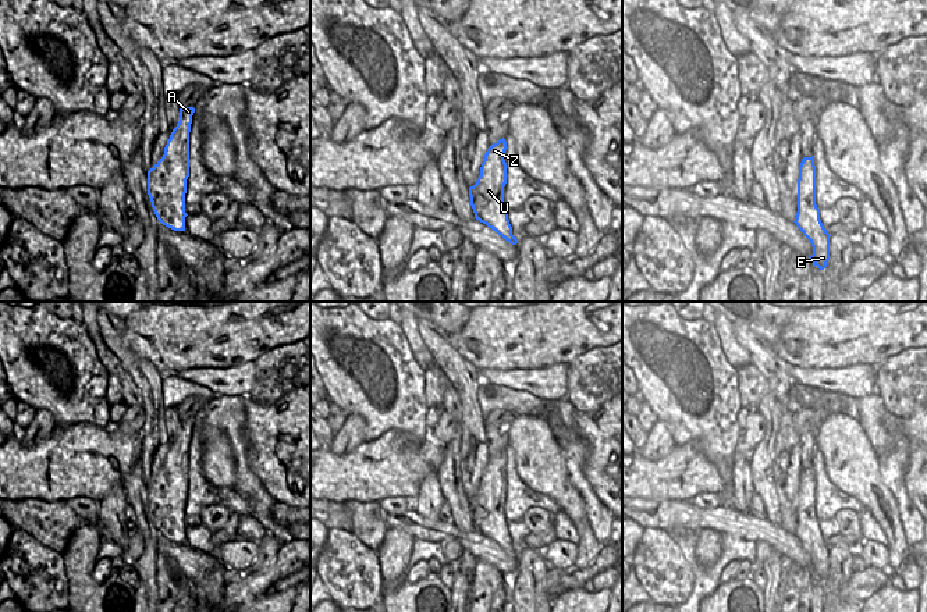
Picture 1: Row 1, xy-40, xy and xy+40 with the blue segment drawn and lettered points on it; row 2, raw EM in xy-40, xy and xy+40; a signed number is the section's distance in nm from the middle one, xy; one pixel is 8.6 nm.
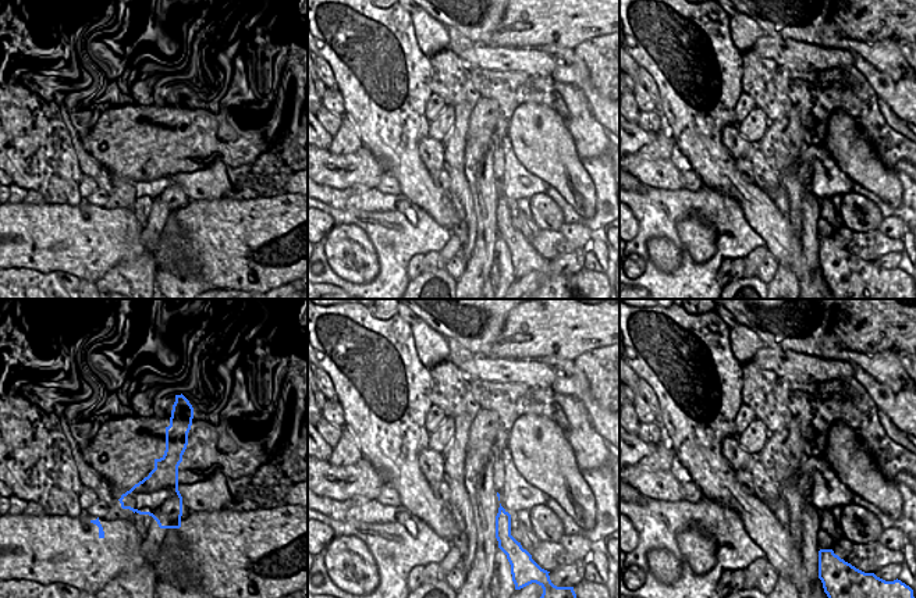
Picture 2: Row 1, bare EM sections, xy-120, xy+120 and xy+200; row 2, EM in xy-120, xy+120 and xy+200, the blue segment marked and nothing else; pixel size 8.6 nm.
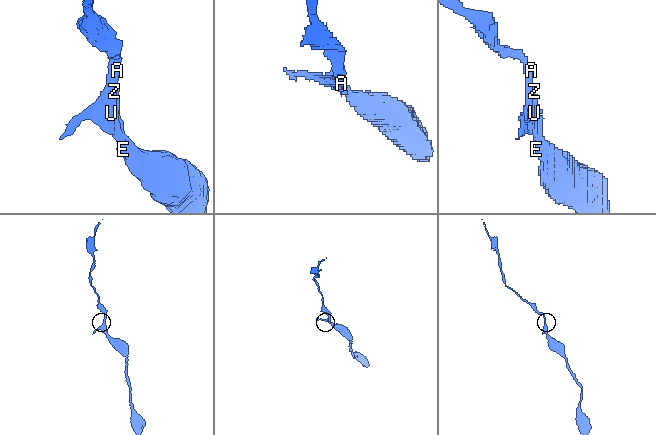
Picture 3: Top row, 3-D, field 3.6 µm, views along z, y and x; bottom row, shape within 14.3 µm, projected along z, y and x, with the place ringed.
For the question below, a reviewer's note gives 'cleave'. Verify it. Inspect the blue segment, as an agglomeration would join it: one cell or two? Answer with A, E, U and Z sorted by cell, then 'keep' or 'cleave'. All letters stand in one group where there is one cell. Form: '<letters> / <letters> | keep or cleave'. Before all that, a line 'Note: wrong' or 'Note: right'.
Note: wrong
A E U Z | keep

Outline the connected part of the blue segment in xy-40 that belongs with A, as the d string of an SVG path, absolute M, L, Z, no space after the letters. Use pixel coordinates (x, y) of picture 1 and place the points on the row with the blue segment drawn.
M193 107L180 108L180 121L164 147L163 157L148 171L148 195L163 225L185 231L185 193L189 177L189 132Z

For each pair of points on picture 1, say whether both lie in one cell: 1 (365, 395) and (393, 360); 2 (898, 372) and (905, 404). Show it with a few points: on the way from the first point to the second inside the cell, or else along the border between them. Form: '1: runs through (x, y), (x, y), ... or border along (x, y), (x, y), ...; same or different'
1: runs through (370, 387), (384, 369); same
2: runs through (905, 380), (905, 395); same

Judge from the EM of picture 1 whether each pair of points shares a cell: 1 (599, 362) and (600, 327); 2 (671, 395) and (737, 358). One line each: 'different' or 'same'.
1: different
2: different

